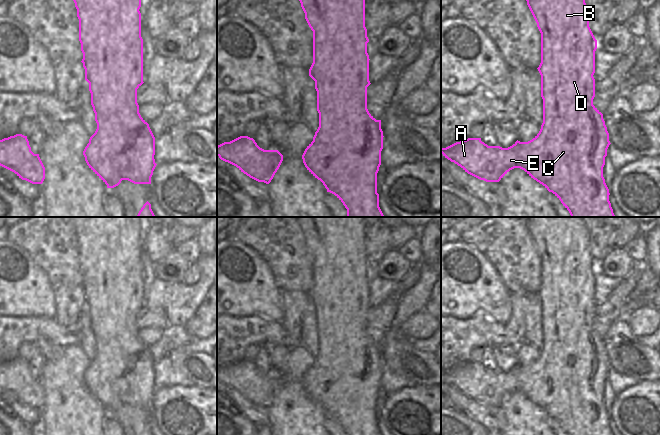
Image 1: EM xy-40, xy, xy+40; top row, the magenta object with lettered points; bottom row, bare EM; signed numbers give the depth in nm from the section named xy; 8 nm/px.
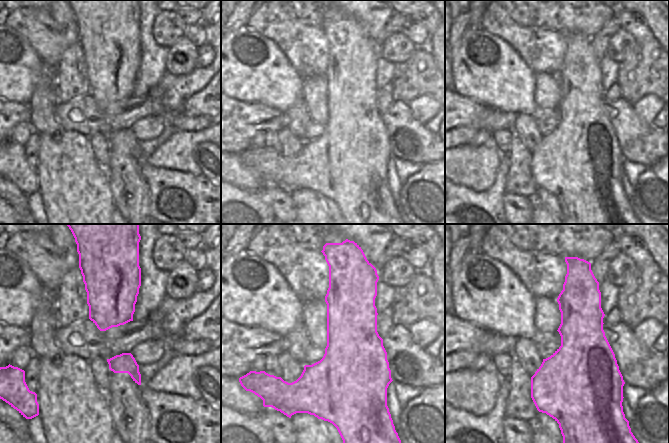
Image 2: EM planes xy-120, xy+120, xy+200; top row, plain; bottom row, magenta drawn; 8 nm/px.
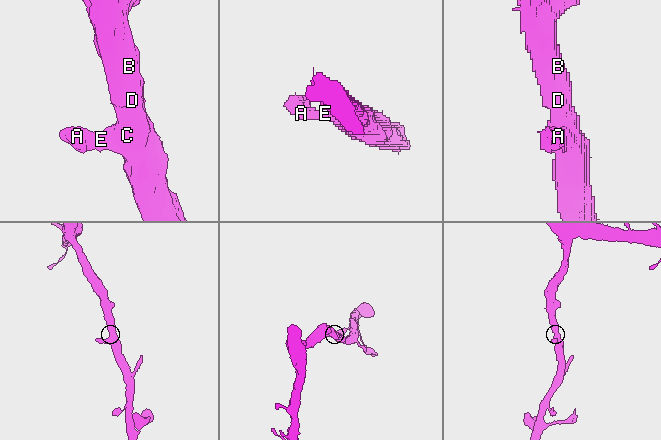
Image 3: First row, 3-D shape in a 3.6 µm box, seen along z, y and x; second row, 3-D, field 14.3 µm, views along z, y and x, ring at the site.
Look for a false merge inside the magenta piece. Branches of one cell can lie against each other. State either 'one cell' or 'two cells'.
one cell

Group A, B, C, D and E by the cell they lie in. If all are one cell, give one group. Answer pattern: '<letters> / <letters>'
A B C D E

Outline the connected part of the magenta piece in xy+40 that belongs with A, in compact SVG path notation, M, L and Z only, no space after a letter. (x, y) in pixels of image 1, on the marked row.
M585 0L526 1L541 33L541 63L537 69L541 75L543 123L539 133L528 142L517 140L508 148L488 146L481 138L468 138L441 148L441 153L468 174L486 182L499 182L510 170L520 168L552 192L571 217L615 217L603 177L605 157L611 143L603 114L593 105L597 40L589 27L589 9Z

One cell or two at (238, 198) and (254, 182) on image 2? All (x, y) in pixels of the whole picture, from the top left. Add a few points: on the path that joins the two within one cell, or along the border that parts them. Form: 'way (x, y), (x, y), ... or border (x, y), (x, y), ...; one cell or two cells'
border (231, 184), (253, 192); two cells

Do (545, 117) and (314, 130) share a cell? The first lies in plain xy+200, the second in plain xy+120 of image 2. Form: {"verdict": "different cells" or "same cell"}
{"verdict": "same cell"}

